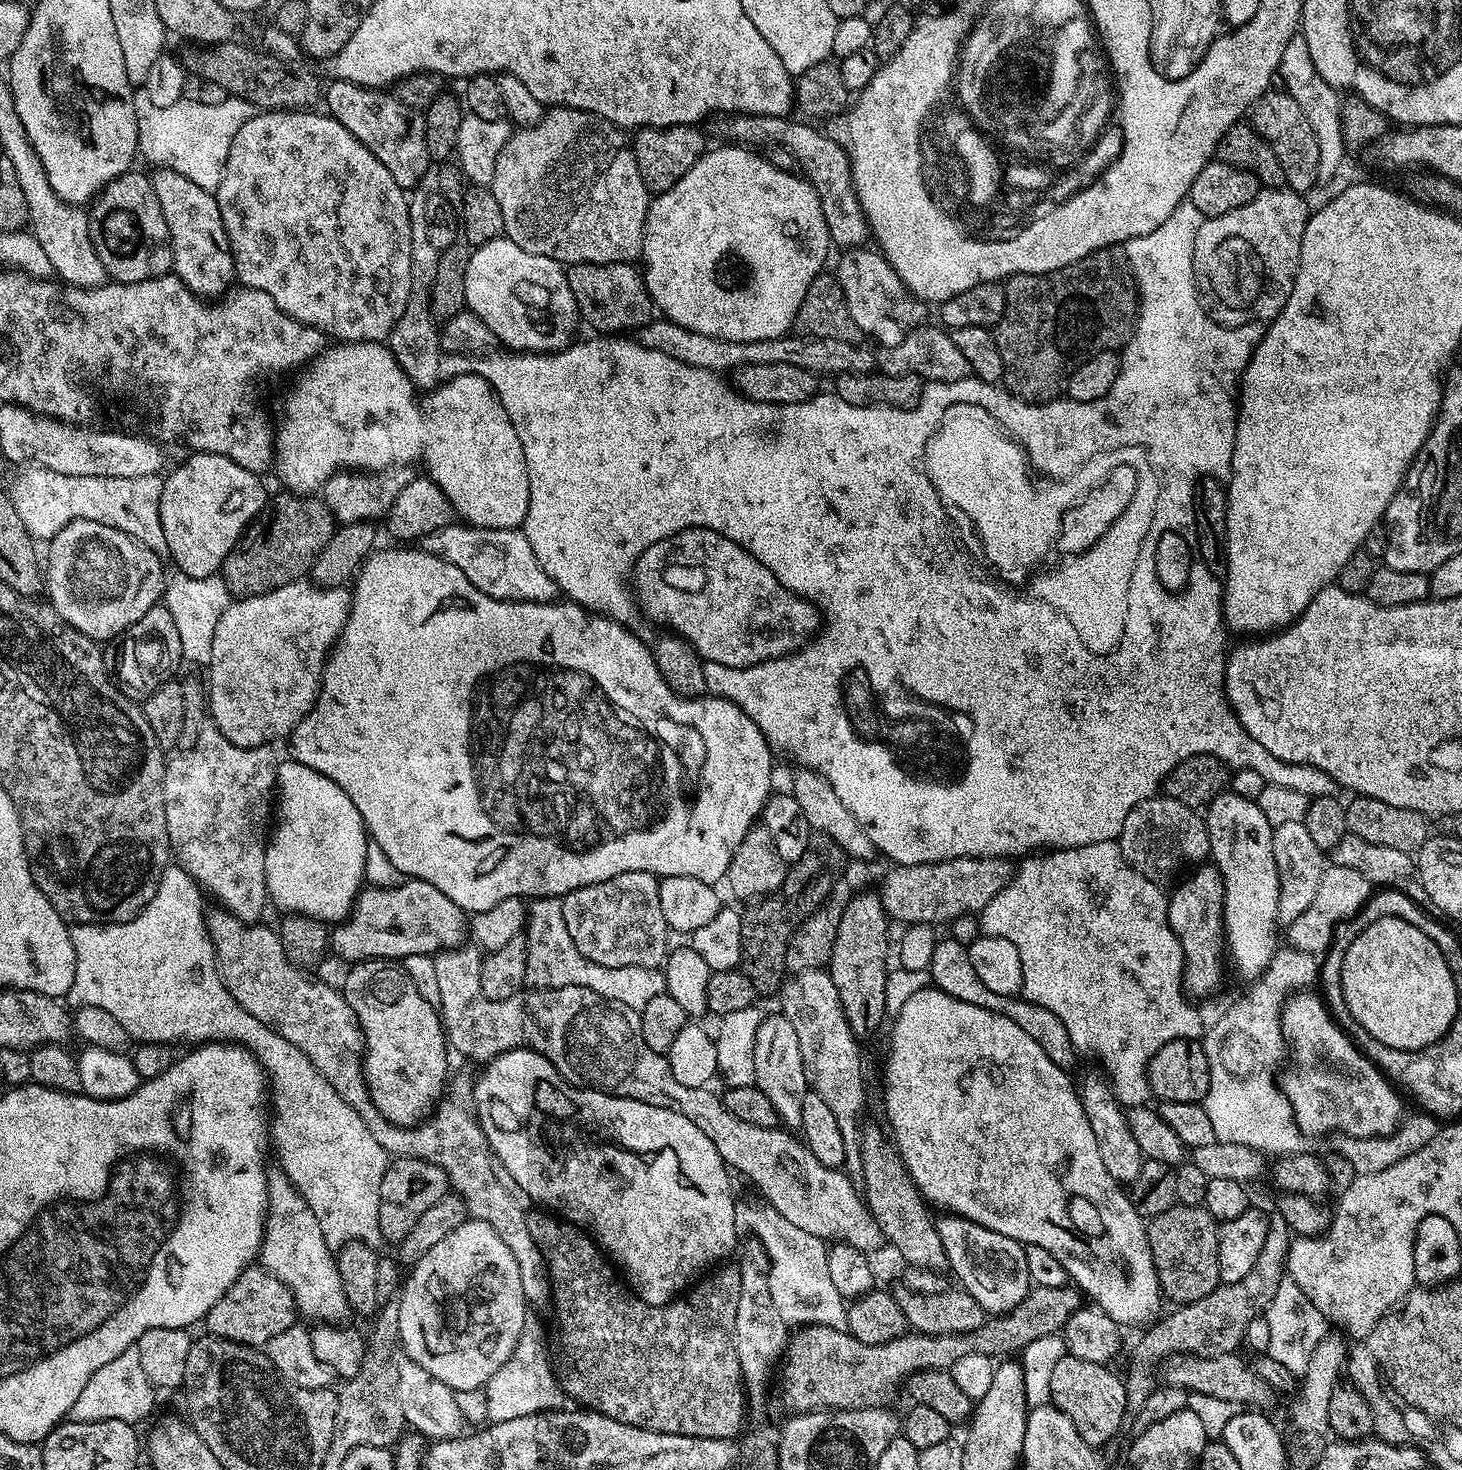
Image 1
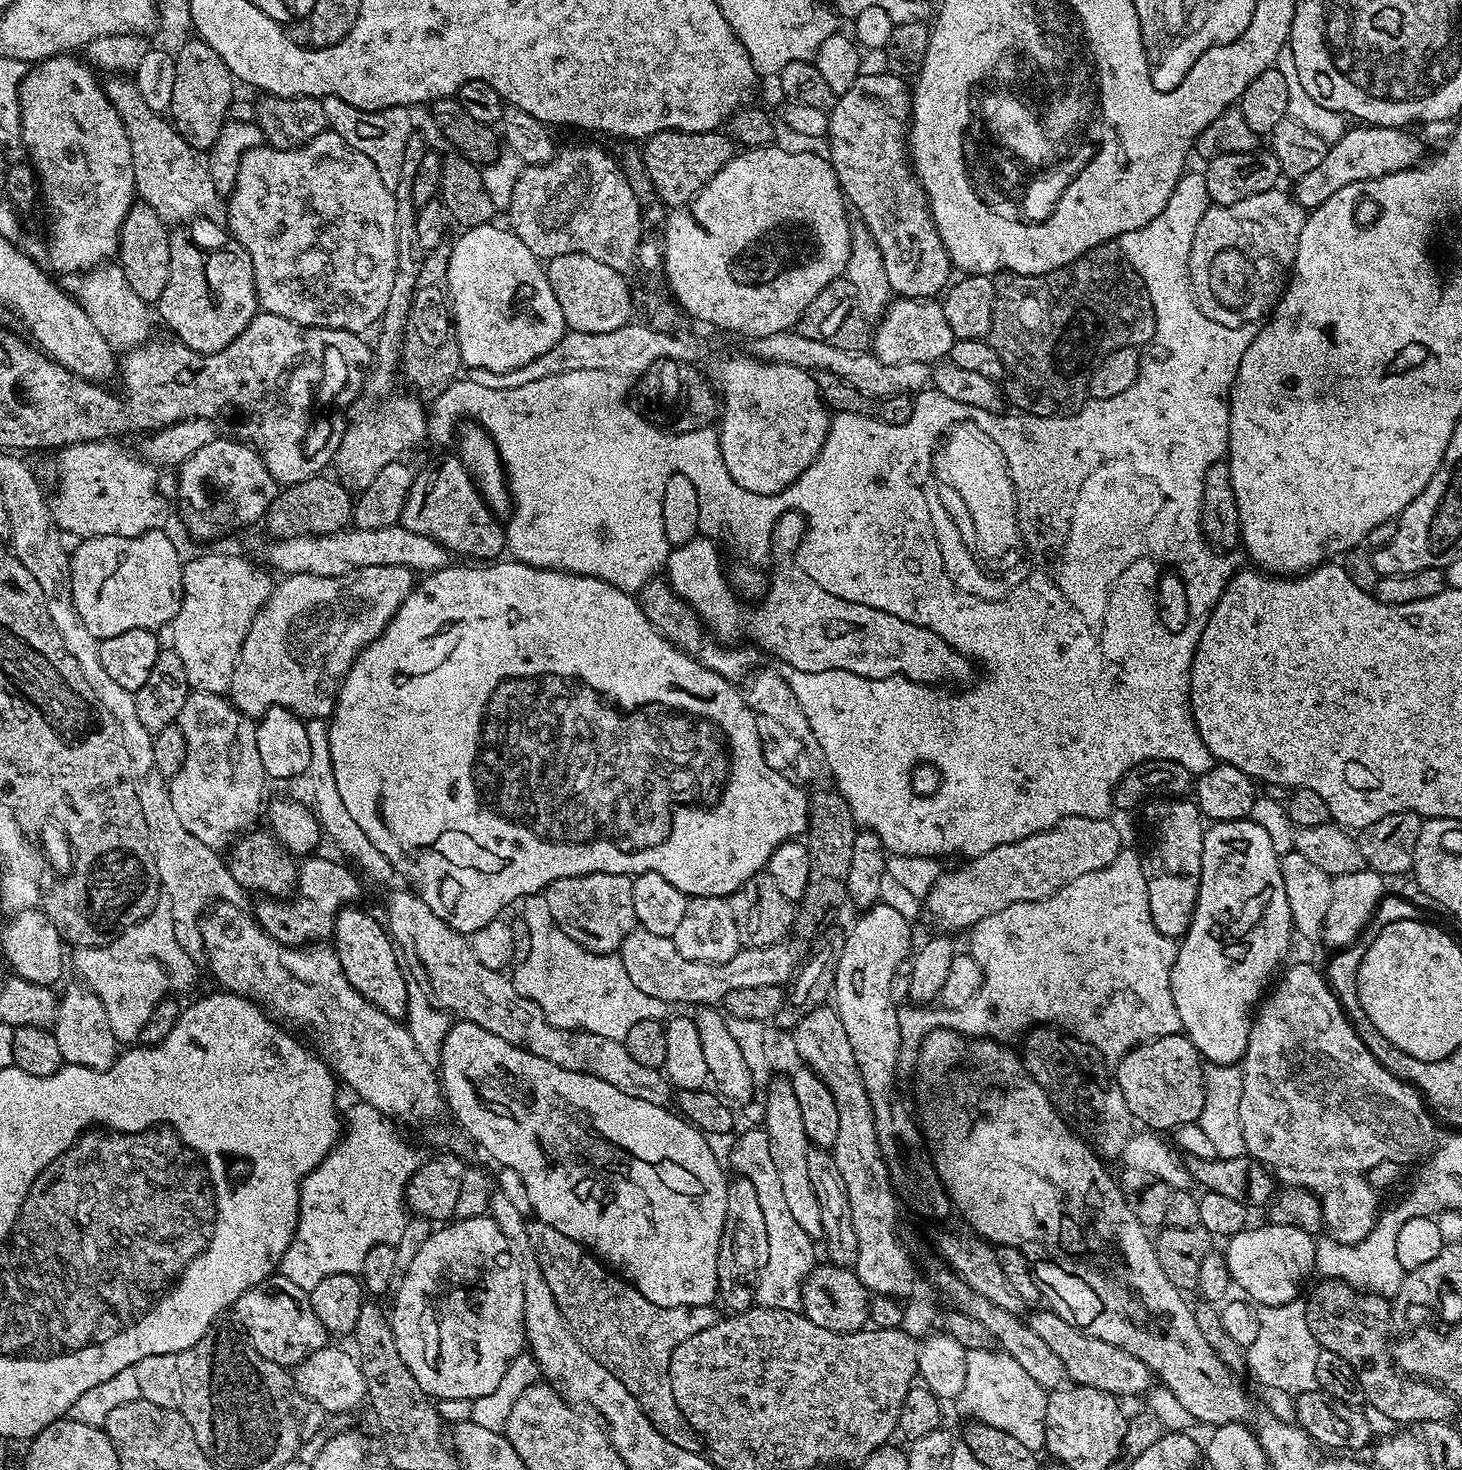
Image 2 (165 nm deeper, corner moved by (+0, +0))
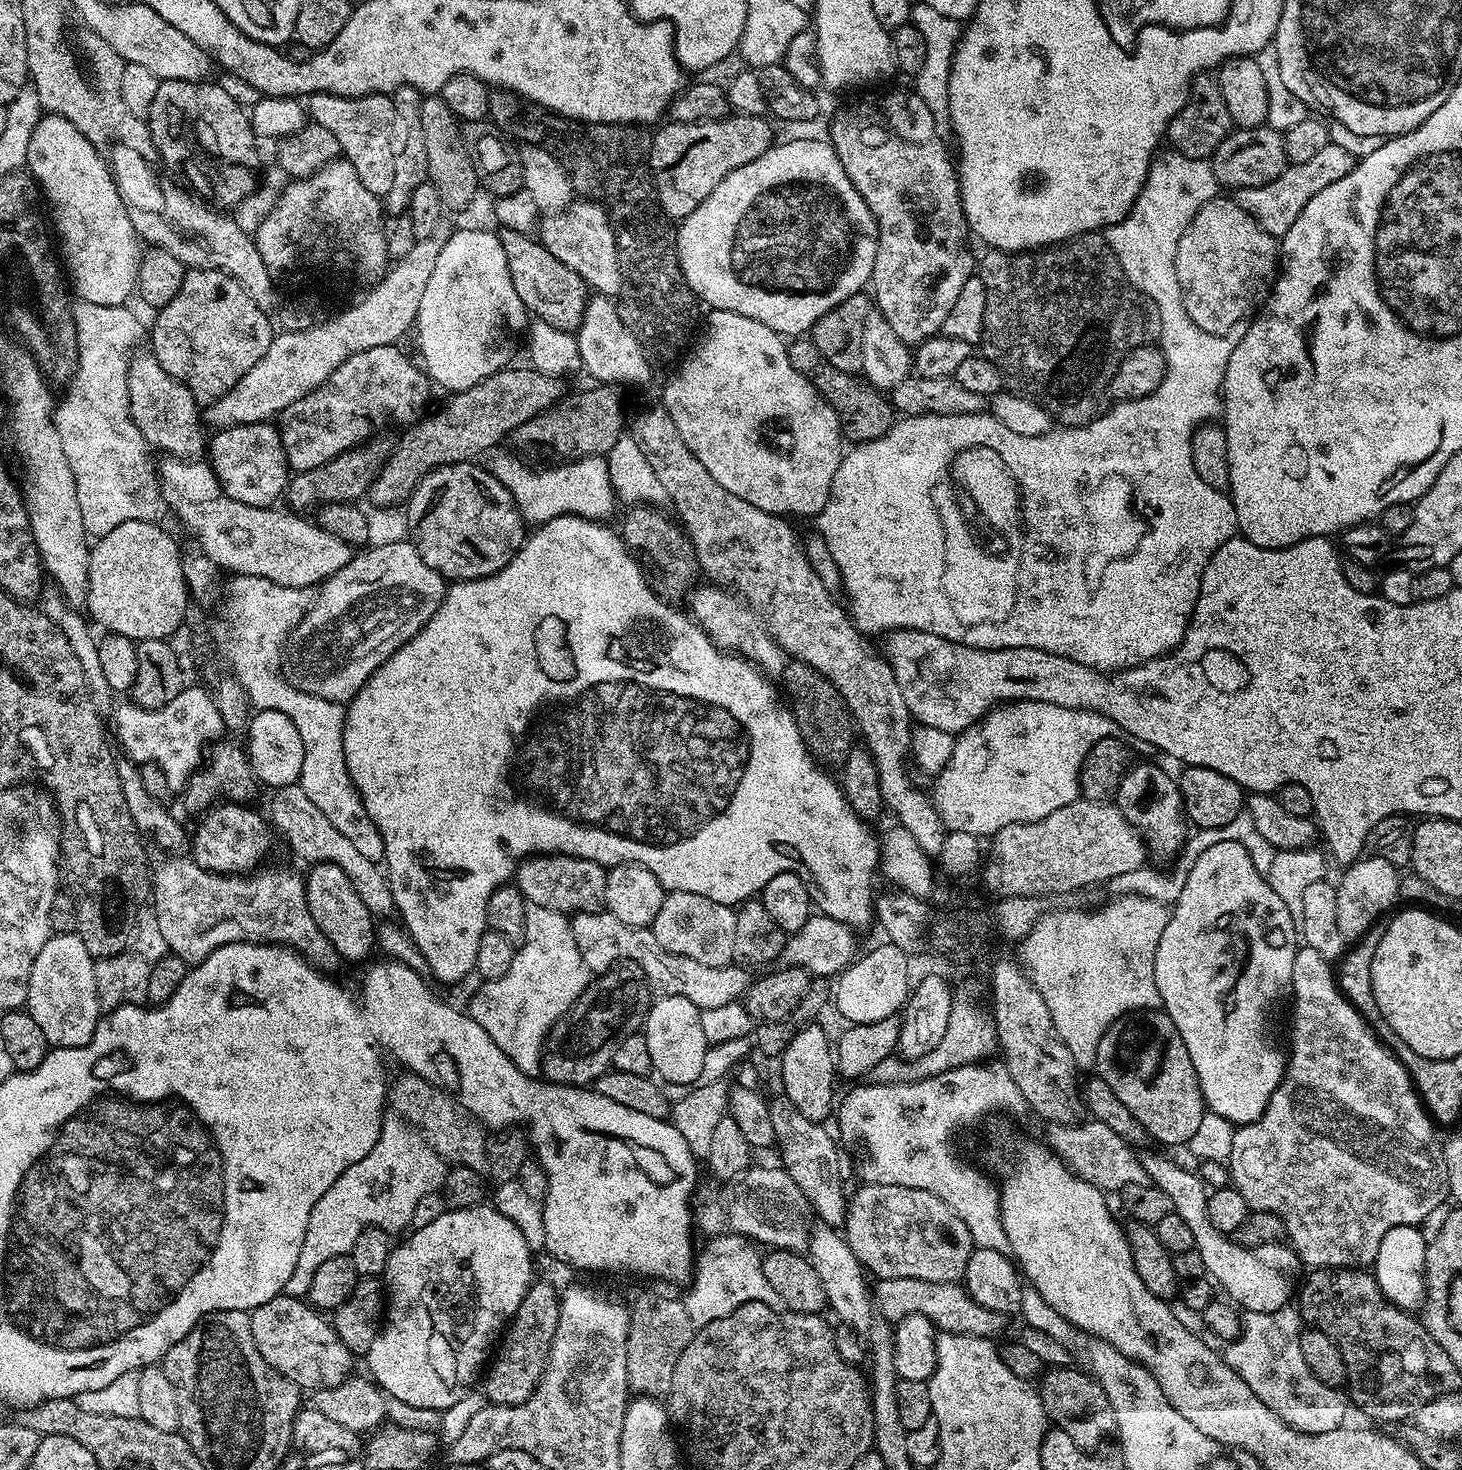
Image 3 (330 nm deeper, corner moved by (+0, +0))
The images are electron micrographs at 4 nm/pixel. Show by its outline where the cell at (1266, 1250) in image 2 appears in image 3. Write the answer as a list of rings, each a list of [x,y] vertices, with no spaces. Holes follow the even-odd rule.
[[[1166,1156],[1143,1157],[1142,1163],[1148,1180],[1156,1184],[1162,1194],[1170,1197],[1172,1211],[1180,1215],[1186,1226],[1190,1226],[1190,1234],[1194,1234],[1194,1250],[1202,1258],[1205,1273],[1219,1287],[1220,1284],[1224,1287],[1223,1295],[1233,1305],[1250,1313],[1273,1312],[1289,1303],[1288,1291],[1292,1288],[1292,1279],[1302,1271],[1302,1265],[1287,1243],[1263,1244],[1253,1248],[1236,1243],[1210,1226],[1210,1217],[1206,1214],[1209,1189],[1193,1169],[1191,1172]]]

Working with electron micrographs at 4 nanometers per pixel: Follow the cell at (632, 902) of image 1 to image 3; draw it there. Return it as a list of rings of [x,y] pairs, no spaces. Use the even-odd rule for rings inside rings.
[[[537,854],[521,860],[516,868],[514,883],[529,904],[546,906],[546,910],[555,912],[575,914],[599,912],[605,907],[607,877],[605,865],[593,860],[577,856]]]

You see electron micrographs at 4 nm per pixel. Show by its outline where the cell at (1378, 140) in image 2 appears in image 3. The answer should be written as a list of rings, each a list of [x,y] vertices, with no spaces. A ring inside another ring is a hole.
[[[1329,142],[1317,156],[1309,158],[1307,162],[1289,163],[1288,167],[1282,170],[1282,174],[1274,178],[1274,182],[1266,182],[1266,186],[1235,189],[1234,199],[1238,206],[1242,206],[1242,210],[1246,210],[1246,214],[1254,217],[1258,226],[1262,226],[1262,230],[1266,230],[1266,234],[1283,238],[1286,230],[1294,226],[1298,214],[1306,210],[1306,202],[1310,202],[1314,194],[1326,190],[1330,182],[1338,182],[1338,178],[1346,178],[1346,174],[1350,174],[1356,162],[1357,157],[1352,156],[1350,149],[1343,148],[1336,142]]]

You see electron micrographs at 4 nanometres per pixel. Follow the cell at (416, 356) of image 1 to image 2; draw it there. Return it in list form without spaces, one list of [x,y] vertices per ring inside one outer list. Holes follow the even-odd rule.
[[[414,132],[406,142],[402,160],[402,177],[396,187],[396,209],[398,227],[398,266],[394,278],[394,290],[390,290],[390,302],[386,302],[386,310],[380,319],[378,331],[380,337],[374,340],[374,370],[369,371],[364,381],[363,394],[357,396],[350,409],[342,442],[336,451],[334,461],[335,475],[341,484],[349,490],[363,490],[370,486],[385,466],[401,459],[411,448],[428,440],[428,412],[419,404],[415,395],[403,396],[400,392],[392,392],[392,383],[398,380],[397,368],[400,362],[400,351],[404,345],[404,331],[408,325],[408,311],[412,309],[412,301],[416,294],[416,285],[420,283],[420,273],[425,271],[425,249],[418,242],[418,226],[416,207],[413,202],[414,177],[419,163],[428,150],[419,133]]]

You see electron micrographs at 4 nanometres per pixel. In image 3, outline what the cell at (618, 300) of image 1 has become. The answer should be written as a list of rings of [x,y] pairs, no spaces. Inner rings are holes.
[[[503,229],[499,238],[502,250],[505,251],[510,278],[514,282],[514,290],[518,290],[518,298],[522,298],[529,313],[536,320],[544,320],[563,332],[575,333],[590,299],[590,289],[583,278],[574,274],[570,266],[558,262],[558,258],[554,258],[554,254],[550,254],[550,250],[546,250],[539,239],[531,235]]]

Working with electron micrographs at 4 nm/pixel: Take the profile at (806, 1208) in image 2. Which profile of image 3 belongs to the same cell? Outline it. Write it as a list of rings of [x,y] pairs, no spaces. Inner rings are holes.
[[[820,1226],[817,1229],[813,1229],[809,1235],[806,1252],[815,1273],[822,1282],[823,1292],[828,1300],[827,1305],[830,1310],[832,1308],[845,1327],[860,1334],[867,1333],[874,1319],[874,1302],[869,1285],[867,1288],[864,1280],[865,1269],[850,1249],[848,1241],[837,1229],[827,1226]]]

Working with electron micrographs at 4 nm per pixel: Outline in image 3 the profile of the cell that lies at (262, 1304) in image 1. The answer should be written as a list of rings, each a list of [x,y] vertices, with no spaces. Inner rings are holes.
[[[275,1296],[270,1302],[262,1302],[262,1306],[252,1309],[250,1315],[258,1354],[262,1354],[269,1366],[294,1382],[297,1388],[319,1390],[338,1386],[353,1375],[353,1349],[347,1348],[331,1323],[323,1320],[320,1317],[323,1315],[301,1297]]]

